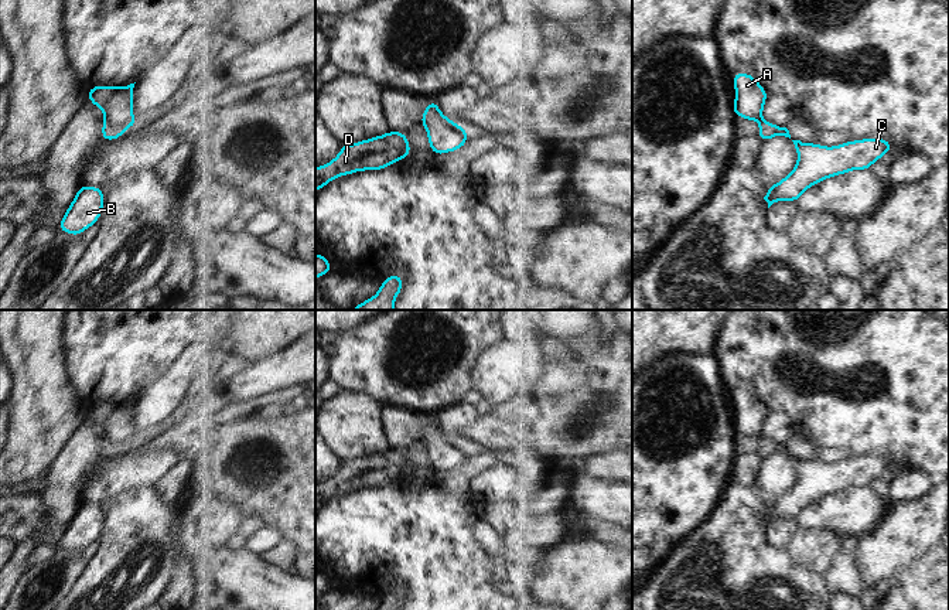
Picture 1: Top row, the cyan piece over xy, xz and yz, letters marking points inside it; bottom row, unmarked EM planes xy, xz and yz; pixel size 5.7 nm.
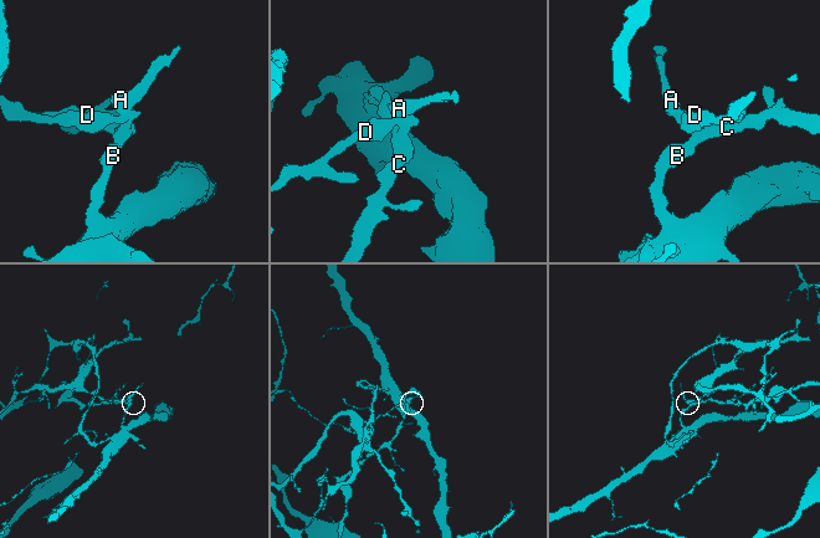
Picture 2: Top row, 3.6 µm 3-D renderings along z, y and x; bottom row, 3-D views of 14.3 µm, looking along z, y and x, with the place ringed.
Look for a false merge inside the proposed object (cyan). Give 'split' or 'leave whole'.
split

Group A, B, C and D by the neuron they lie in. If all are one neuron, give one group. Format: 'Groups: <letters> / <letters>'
Groups: A B C / D

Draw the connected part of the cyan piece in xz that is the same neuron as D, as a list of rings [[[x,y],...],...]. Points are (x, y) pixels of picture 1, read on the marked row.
[[[403,132],[342,144],[332,161],[315,168],[315,192],[337,177],[365,170],[383,170],[402,159],[409,160],[410,143]]]

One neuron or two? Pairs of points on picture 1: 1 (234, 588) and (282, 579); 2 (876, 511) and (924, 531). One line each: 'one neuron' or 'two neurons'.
1: one neuron
2: two neurons

